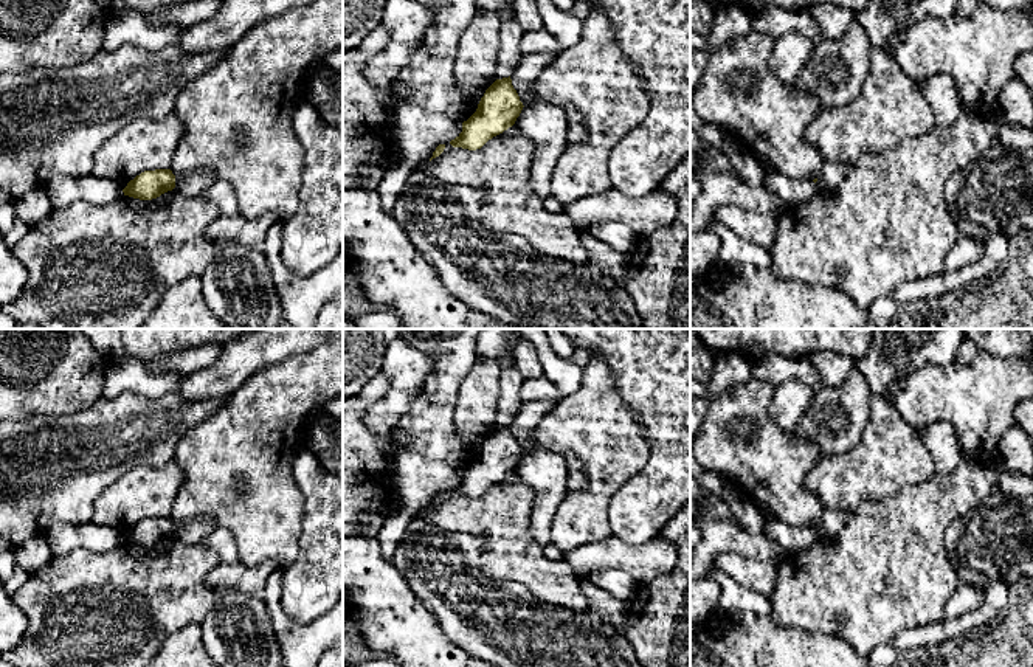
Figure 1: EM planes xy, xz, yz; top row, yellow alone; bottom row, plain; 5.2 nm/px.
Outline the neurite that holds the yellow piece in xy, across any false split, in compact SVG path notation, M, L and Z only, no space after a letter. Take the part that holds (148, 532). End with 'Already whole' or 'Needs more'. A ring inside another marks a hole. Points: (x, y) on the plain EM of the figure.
M171 517L144 518L127 530L124 543L152 548L175 535L175 523Z. Already whole

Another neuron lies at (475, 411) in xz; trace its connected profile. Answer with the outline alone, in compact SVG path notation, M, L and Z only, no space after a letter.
M476 357L459 385L453 413L454 437L462 448L462 468L476 459L485 437L496 428L499 386L499 365Z

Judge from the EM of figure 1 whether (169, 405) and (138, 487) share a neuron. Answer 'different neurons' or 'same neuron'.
same neuron

